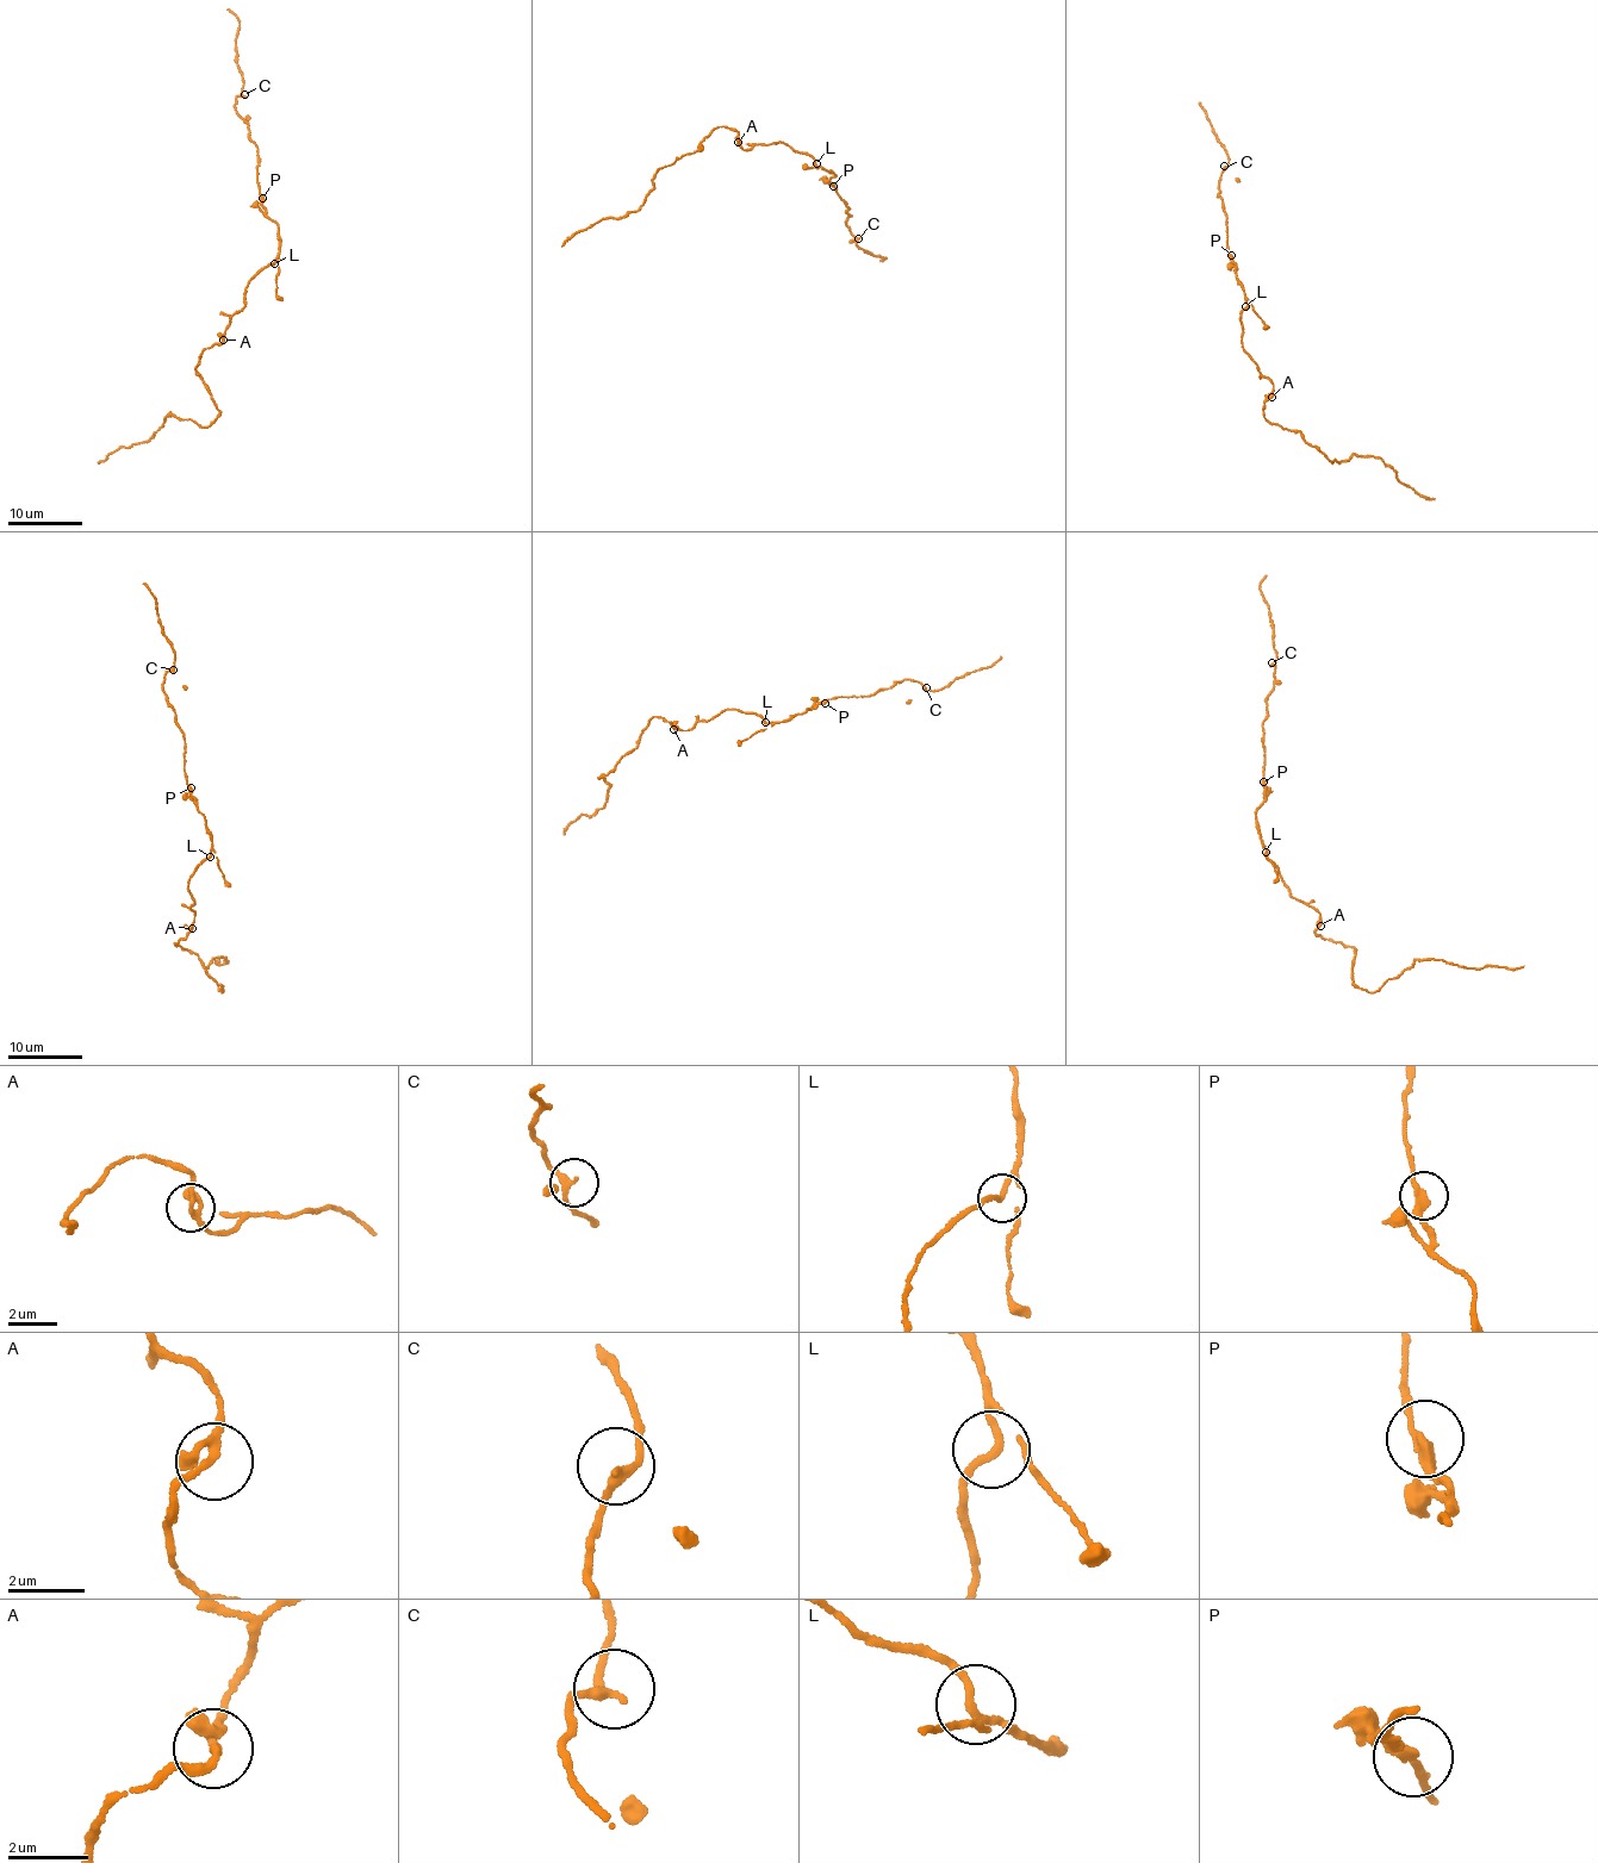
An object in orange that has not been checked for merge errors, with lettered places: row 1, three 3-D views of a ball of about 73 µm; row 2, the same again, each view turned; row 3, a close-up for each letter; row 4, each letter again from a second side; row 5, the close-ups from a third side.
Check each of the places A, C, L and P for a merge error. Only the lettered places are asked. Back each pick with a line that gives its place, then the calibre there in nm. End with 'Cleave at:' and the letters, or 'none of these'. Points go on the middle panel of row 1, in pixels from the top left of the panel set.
Cleave at: none of these

